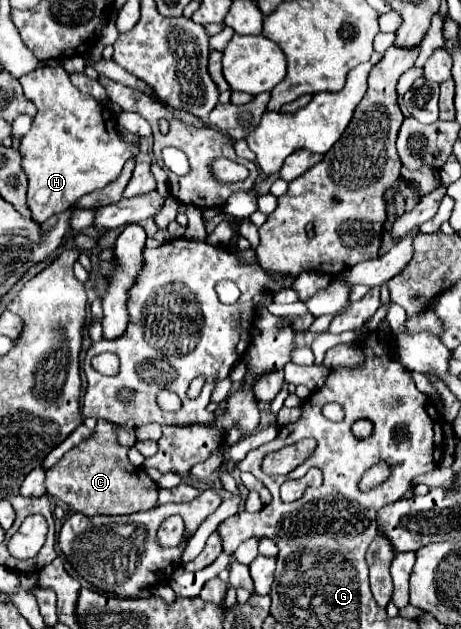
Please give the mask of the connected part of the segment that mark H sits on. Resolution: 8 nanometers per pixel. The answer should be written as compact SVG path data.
M55 66L55 68L39 68L31 74L25 74L19 78L25 96L35 102L37 106L37 116L33 118L31 132L23 136L23 146L19 148L23 158L23 170L29 176L29 192L27 192L27 206L31 210L31 218L41 224L49 216L65 212L71 208L81 196L105 188L109 182L117 180L121 174L123 166L127 160L137 158L139 154L139 144L127 144L125 140L119 138L115 124L113 124L113 114L107 110L107 106L101 106L95 98L79 92L71 80L65 68Z

